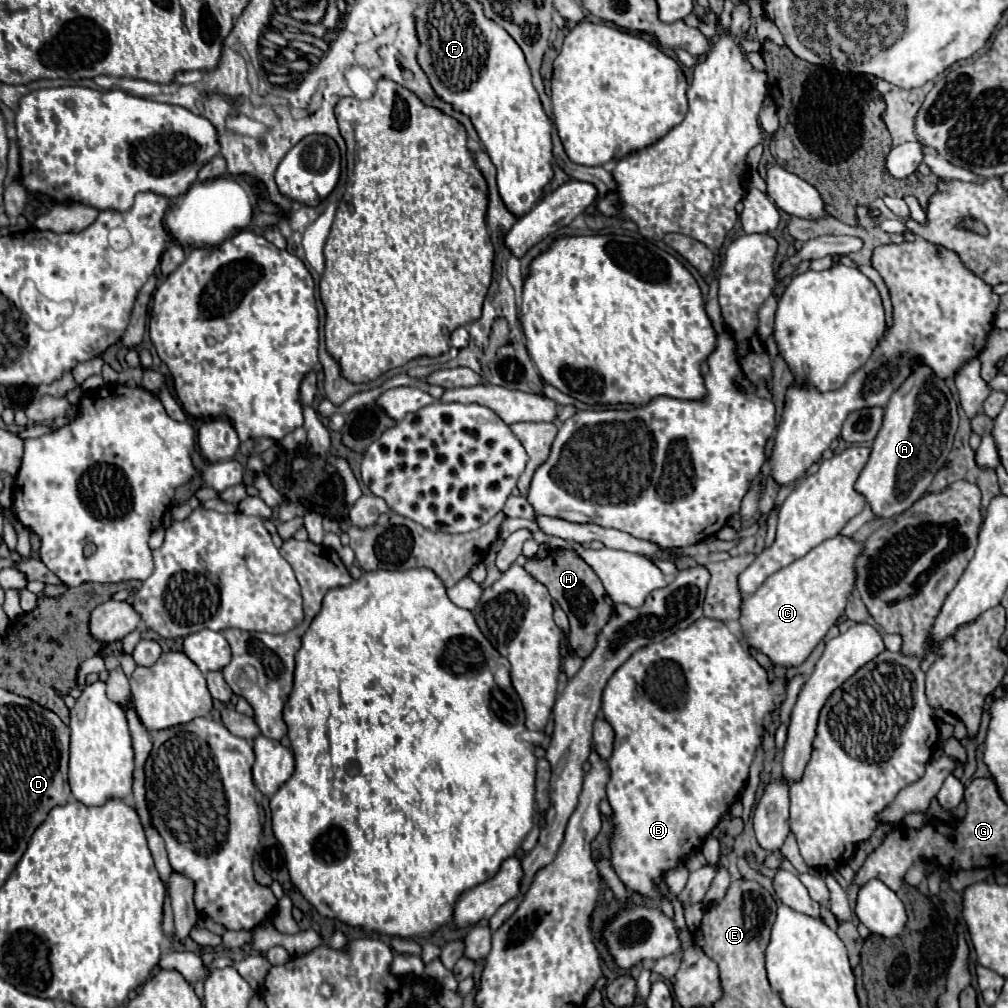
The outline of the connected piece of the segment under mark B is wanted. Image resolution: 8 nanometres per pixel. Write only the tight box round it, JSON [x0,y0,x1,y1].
[602,619,786,897]

